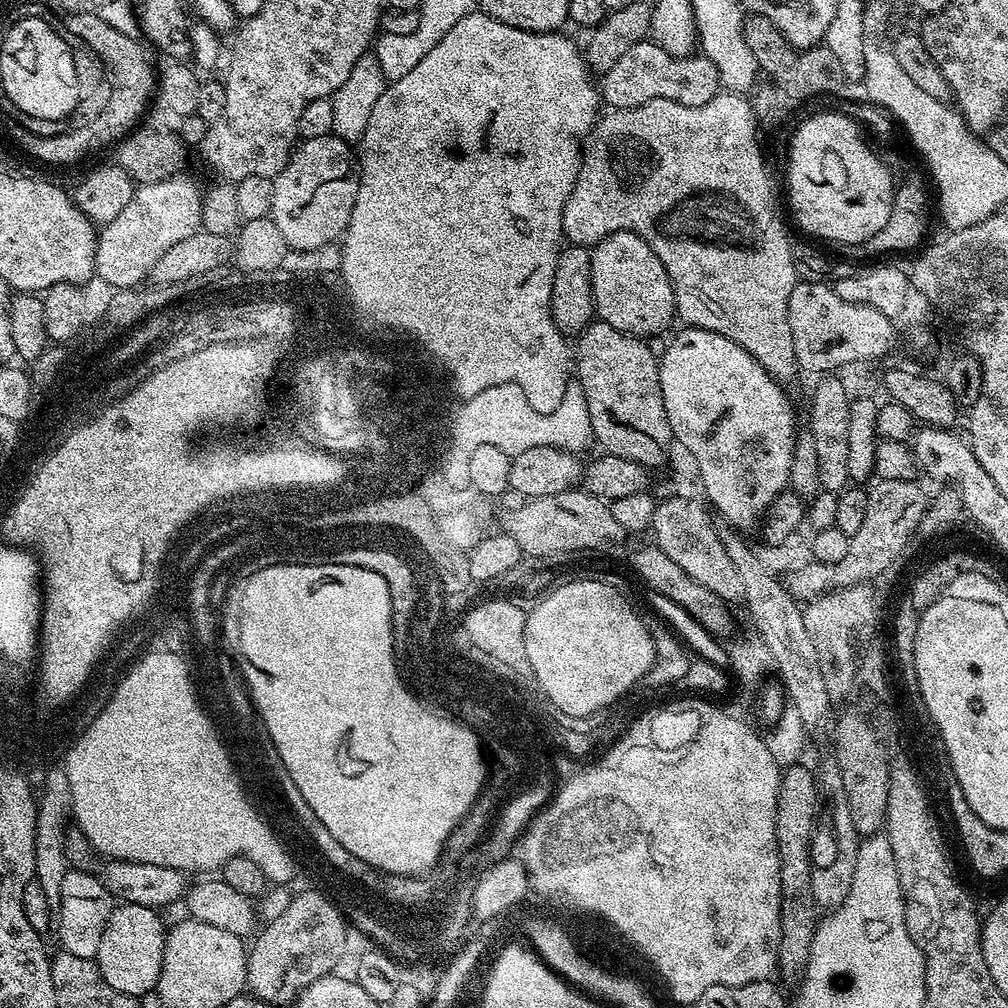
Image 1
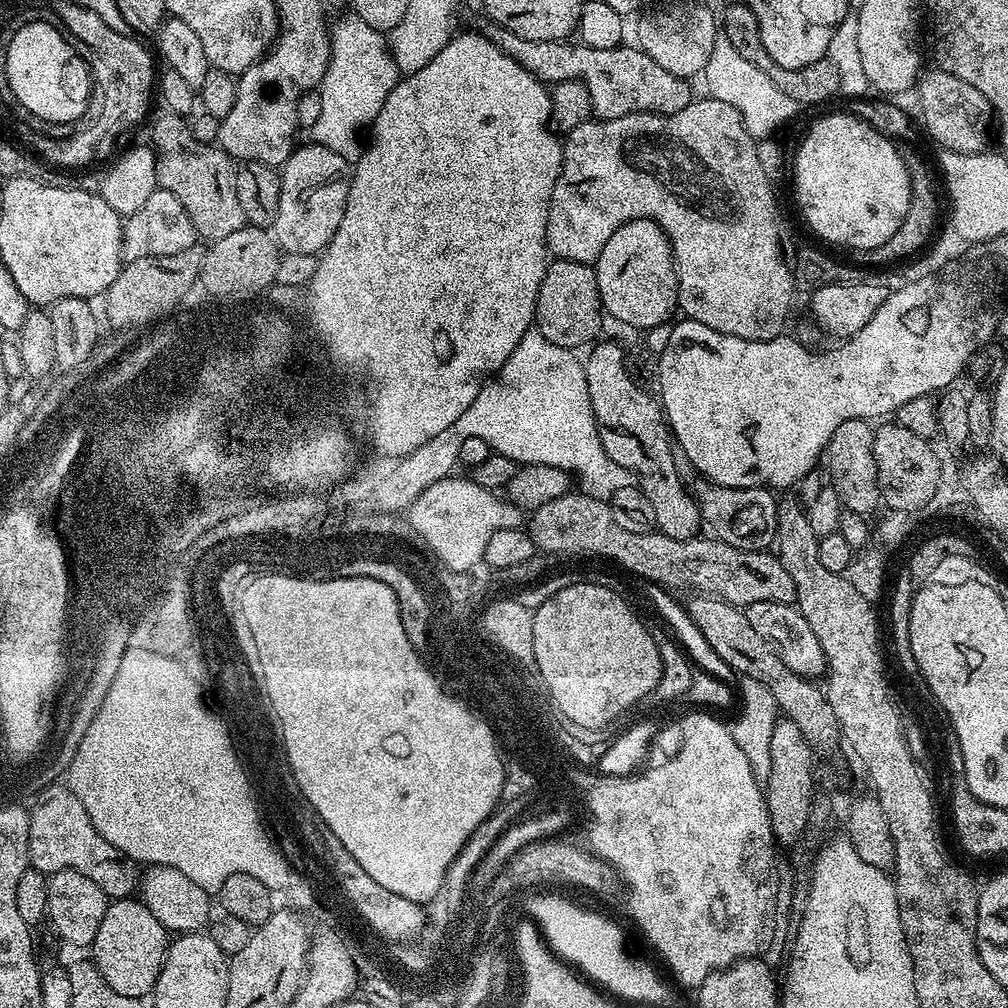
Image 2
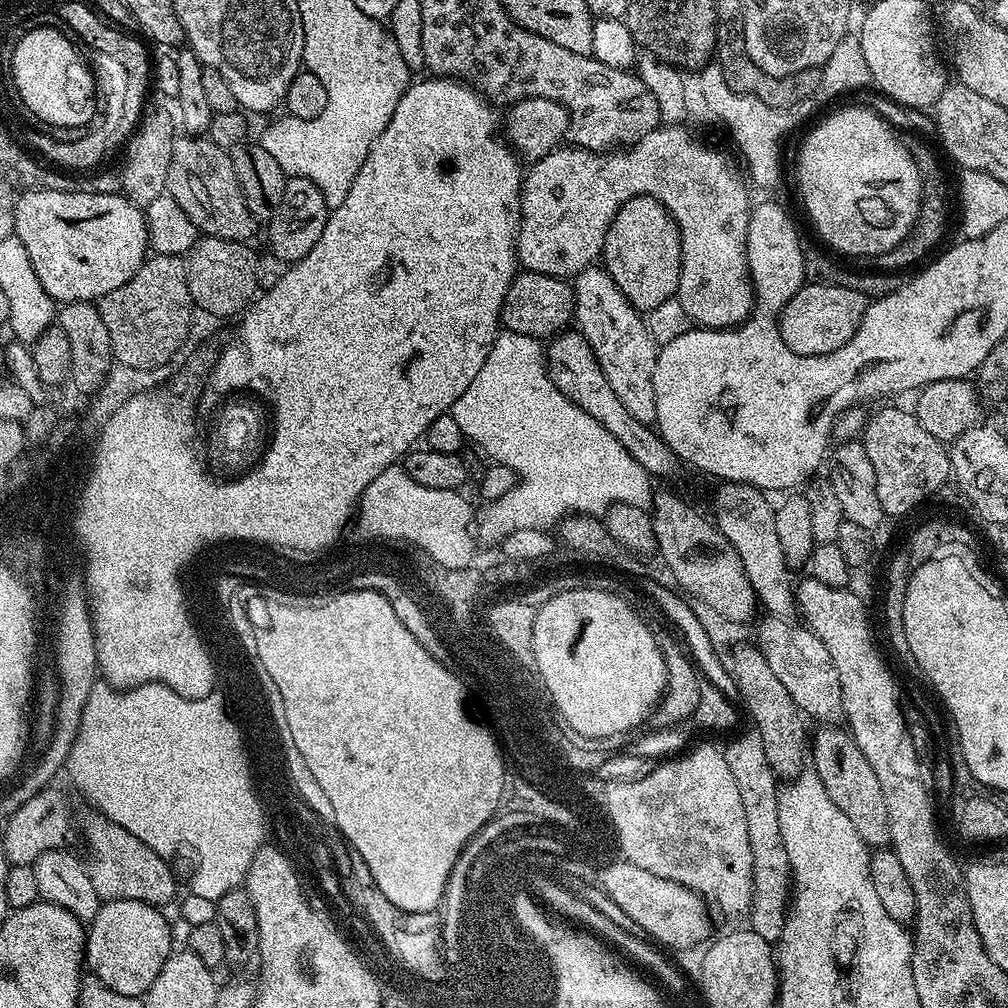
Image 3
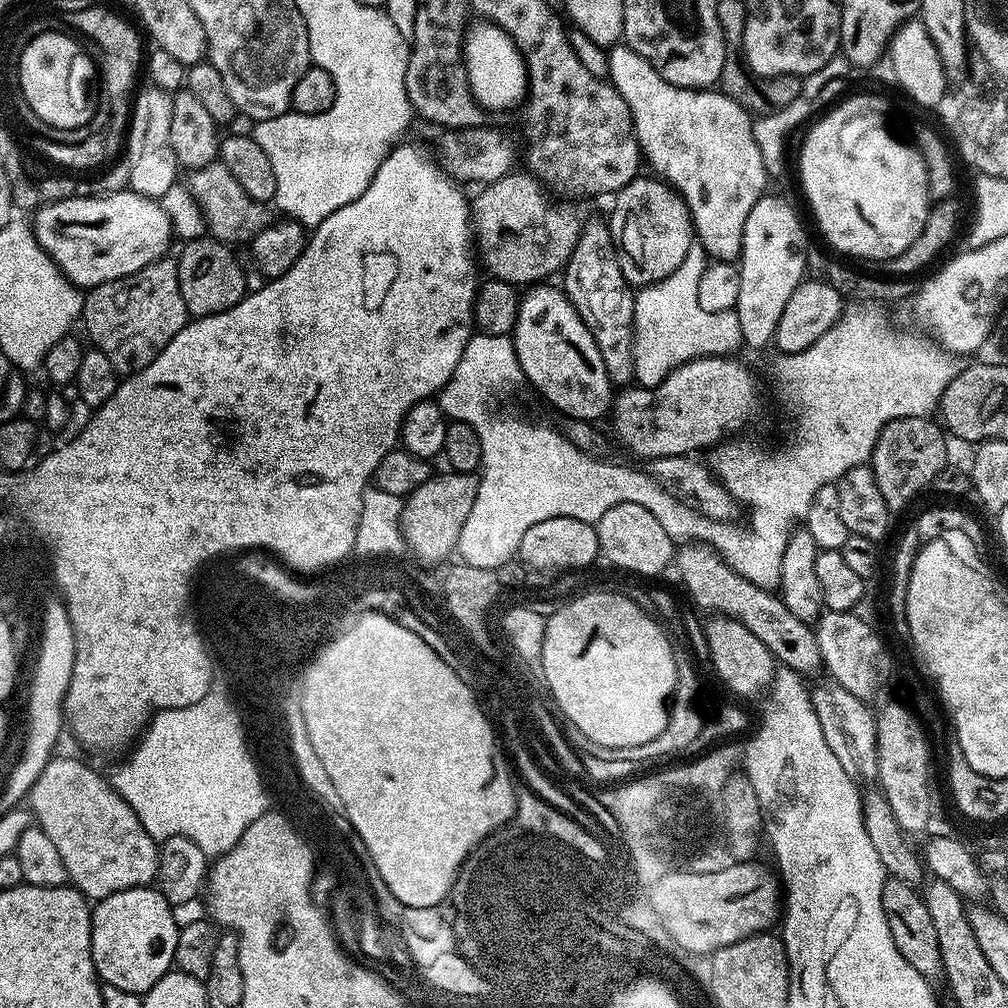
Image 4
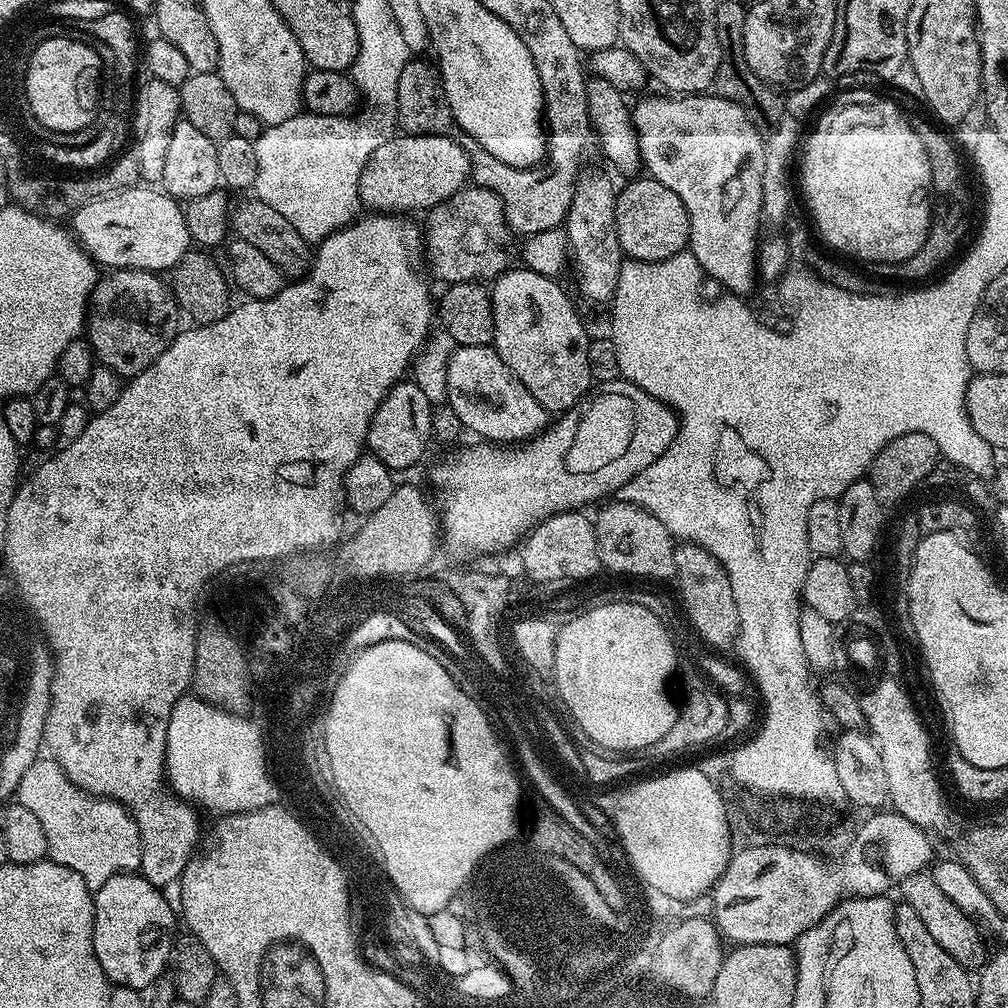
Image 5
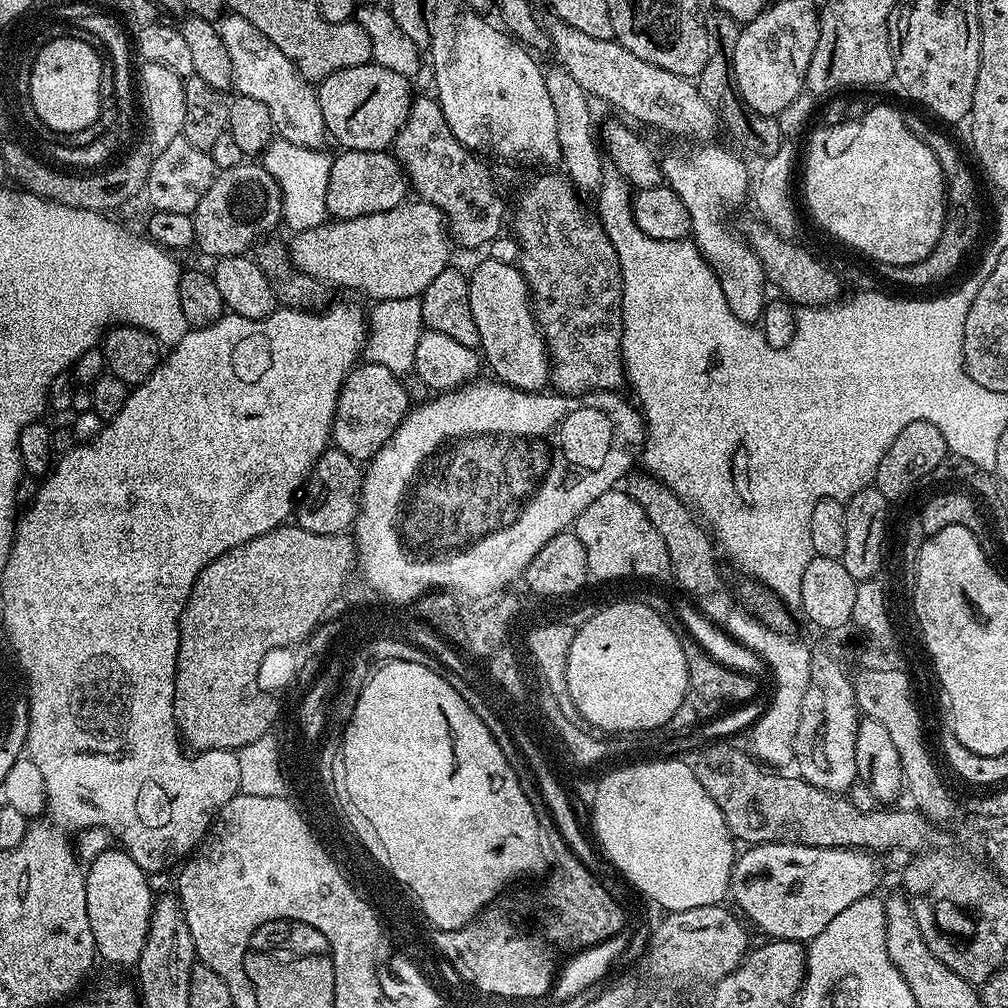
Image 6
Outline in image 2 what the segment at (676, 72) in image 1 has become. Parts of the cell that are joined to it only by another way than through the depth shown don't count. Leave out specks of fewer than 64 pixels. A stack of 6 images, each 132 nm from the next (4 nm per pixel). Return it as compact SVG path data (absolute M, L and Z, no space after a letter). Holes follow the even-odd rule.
M493 27L490 38L510 58L514 58L530 74L534 74L545 85L551 86L567 80L581 80L592 99L592 116L598 120L622 118L635 112L663 112L665 116L682 110L692 103L694 93L687 79L675 77L662 70L636 46L619 48L591 48L579 42L530 42L510 34L504 28Z

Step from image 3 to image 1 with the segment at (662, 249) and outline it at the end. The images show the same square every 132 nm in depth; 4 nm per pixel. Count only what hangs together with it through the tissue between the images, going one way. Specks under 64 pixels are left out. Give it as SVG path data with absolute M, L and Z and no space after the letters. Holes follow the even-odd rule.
M615 232L602 242L598 242L591 249L591 254L592 297L596 303L595 315L599 319L614 326L614 330L622 330L626 334L641 338L662 335L671 326L672 320L677 319L676 291L672 289L672 283L666 274L666 266L658 262L658 254L650 250L650 246L641 236L633 232Z

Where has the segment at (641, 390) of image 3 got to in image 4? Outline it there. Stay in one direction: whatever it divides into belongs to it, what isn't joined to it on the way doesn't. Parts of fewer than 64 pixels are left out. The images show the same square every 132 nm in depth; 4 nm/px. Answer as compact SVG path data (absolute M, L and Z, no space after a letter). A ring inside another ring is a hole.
M587 221L581 227L579 240L562 270L563 276L562 290L578 310L579 316L586 322L590 334L594 335L594 342L598 343L602 360L606 363L608 376L618 386L631 383L636 372L636 364L634 360L632 362L630 352L632 342L636 340L635 293L632 286L626 283L621 267L618 266L612 233L605 221L590 223Z

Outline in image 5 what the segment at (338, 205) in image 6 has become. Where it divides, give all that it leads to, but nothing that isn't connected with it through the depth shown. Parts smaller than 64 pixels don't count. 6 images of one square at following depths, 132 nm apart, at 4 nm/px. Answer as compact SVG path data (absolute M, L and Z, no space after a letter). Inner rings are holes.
M394 134L366 162L360 179L360 203L365 209L376 214L416 214L431 210L435 204L440 204L450 198L469 183L472 175L472 156L458 141L447 136L409 136Z

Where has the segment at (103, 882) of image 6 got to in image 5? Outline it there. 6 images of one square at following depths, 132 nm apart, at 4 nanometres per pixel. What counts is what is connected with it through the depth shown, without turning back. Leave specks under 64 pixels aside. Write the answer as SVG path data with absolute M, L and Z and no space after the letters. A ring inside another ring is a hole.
M119 872L101 888L95 889L94 954L98 954L98 966L102 966L109 985L145 990L144 988L150 987L163 972L165 975L172 958L172 946L178 935L178 916L174 908L172 913L172 908L164 895L161 889L149 882L147 875L131 872Z

